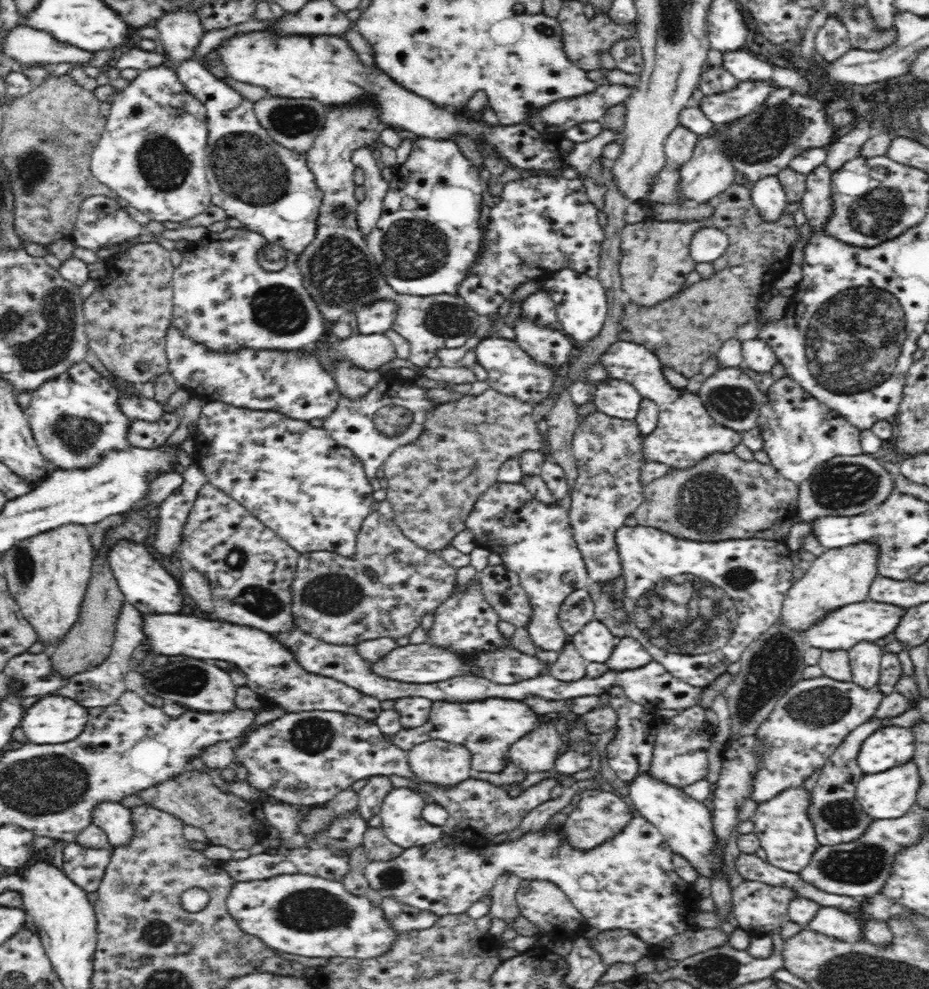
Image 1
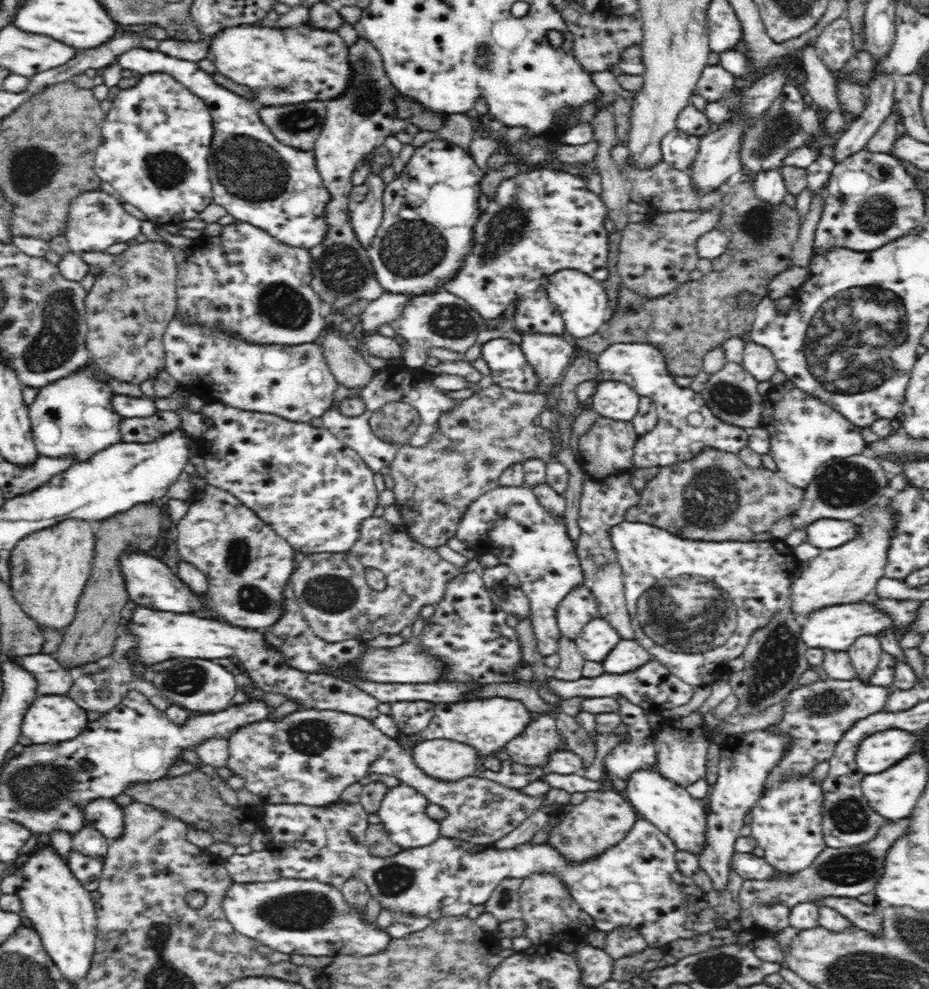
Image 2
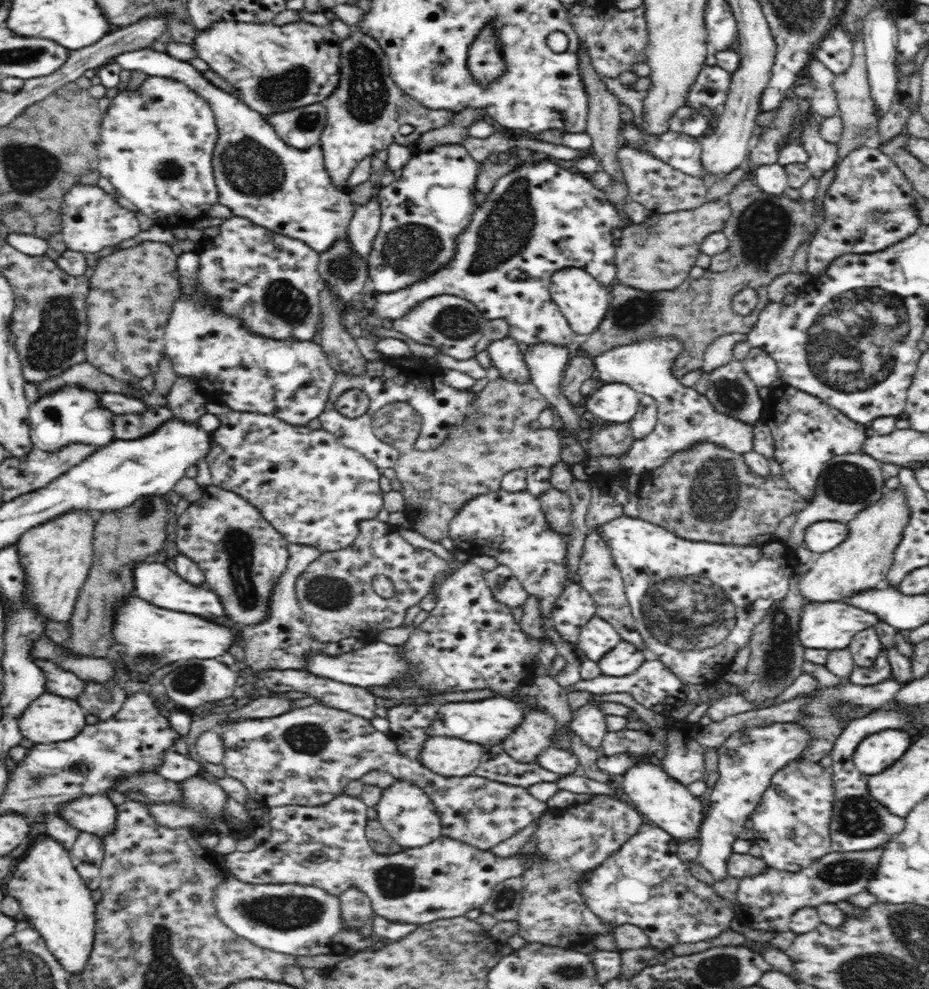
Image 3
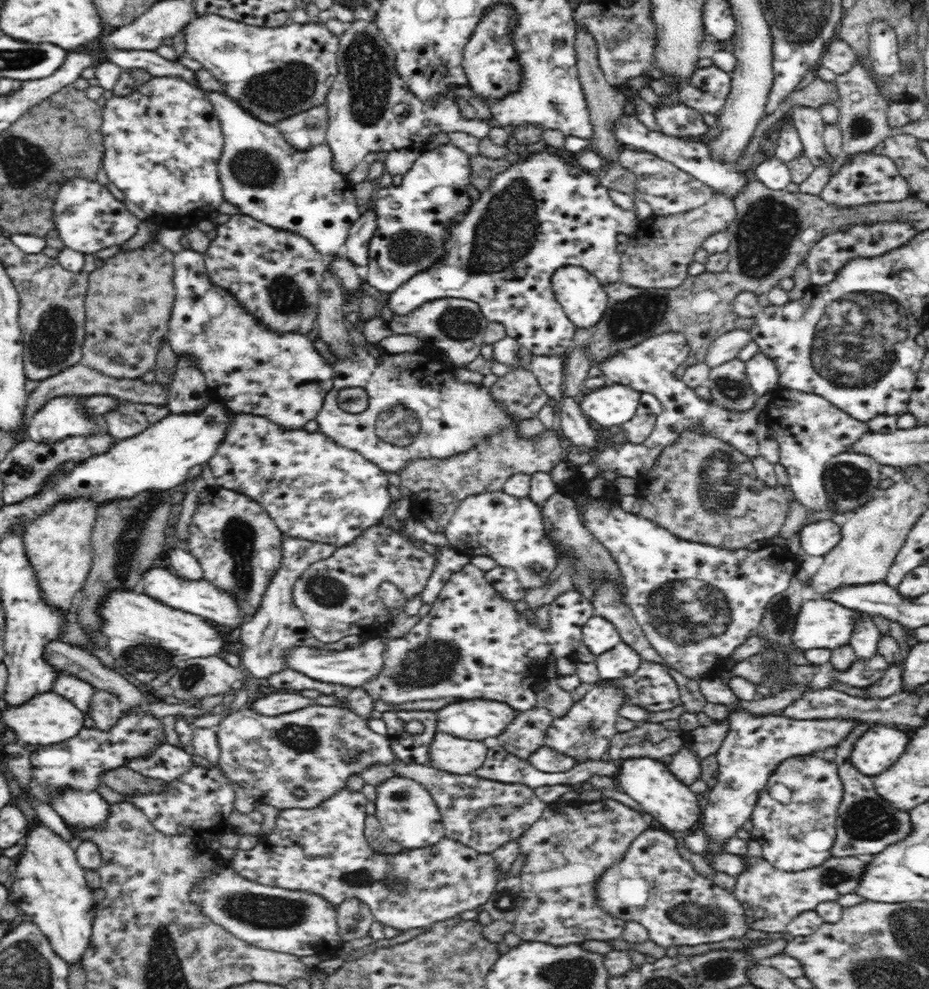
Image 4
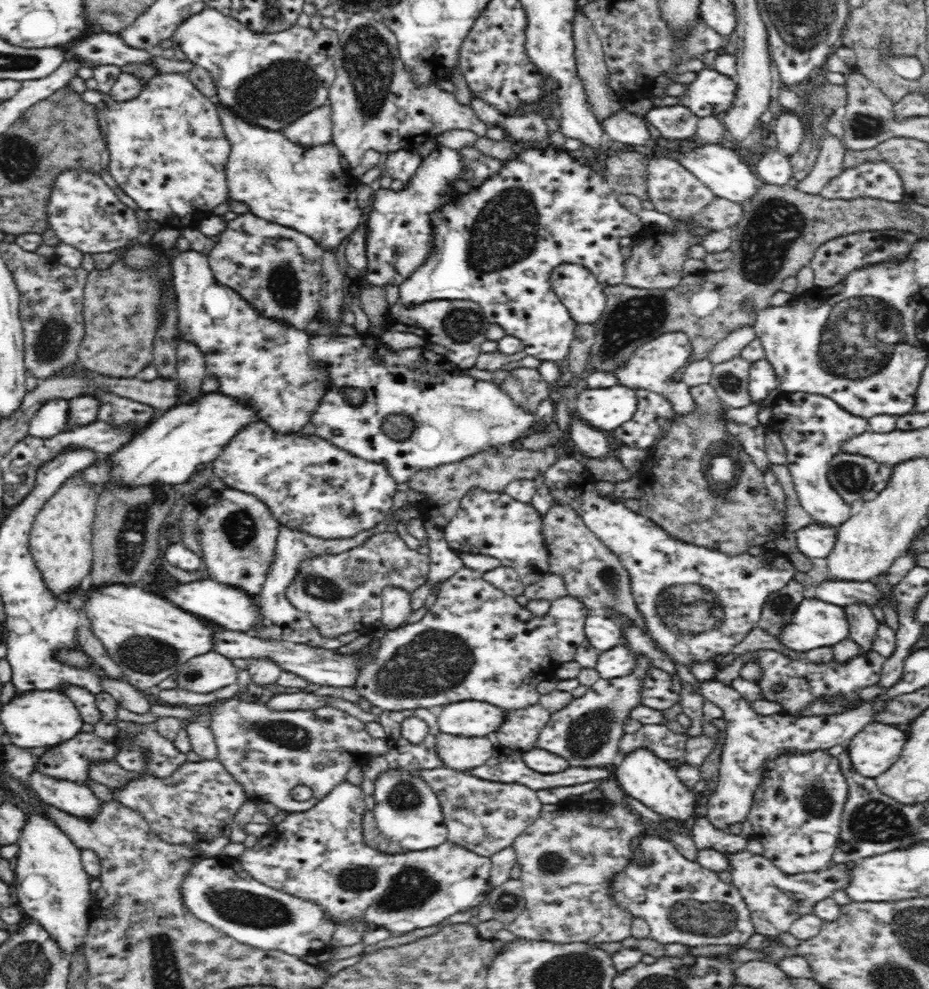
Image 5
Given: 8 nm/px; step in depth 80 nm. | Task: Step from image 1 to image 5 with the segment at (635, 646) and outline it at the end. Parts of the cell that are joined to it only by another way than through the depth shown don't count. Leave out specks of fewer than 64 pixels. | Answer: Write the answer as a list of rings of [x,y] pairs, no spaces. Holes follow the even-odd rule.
[[[621,644],[601,652],[595,666],[599,678],[606,680],[628,676],[634,668],[636,668],[636,653]]]

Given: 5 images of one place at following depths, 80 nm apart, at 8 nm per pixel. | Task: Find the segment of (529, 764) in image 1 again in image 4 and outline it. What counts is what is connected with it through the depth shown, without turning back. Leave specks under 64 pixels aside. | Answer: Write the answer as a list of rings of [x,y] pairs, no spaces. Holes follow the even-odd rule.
[[[543,707],[518,711],[510,726],[497,738],[510,754],[527,760],[532,752],[544,746],[544,738],[552,726],[552,720],[552,714]]]

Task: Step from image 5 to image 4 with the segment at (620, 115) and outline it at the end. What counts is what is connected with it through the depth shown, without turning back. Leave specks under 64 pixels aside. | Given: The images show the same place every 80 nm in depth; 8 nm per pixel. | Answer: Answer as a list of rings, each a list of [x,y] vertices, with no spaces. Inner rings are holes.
[[[624,113],[623,116],[620,116],[614,122],[614,133],[616,133],[616,140],[621,142],[622,147],[640,148],[640,150],[655,154],[710,186],[714,192],[728,196],[728,198],[734,198],[753,179],[749,172],[740,173],[736,171],[734,164],[718,162],[711,158],[706,144],[700,141],[692,141],[690,137],[666,135],[660,130],[652,131],[640,123],[635,115]]]

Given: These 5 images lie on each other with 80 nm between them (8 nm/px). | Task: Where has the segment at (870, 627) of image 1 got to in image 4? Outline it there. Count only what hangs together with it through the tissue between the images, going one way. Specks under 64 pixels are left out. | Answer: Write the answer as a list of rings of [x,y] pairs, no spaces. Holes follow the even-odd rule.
[[[830,599],[809,600],[802,604],[800,612],[796,614],[796,622],[792,628],[792,643],[802,651],[812,648],[828,648],[830,650],[849,644],[854,620],[858,611],[846,608]]]

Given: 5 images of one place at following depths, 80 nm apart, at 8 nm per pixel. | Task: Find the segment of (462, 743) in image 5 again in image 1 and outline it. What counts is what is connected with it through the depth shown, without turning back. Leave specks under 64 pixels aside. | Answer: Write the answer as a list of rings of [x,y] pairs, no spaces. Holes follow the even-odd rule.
[[[432,739],[407,751],[414,777],[434,787],[456,787],[473,776],[471,752],[460,744]]]

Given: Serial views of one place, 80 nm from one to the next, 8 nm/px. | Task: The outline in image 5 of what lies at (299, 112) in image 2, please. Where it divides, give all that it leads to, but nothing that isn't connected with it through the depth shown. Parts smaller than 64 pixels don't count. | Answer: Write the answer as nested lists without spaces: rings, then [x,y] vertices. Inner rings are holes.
[[[328,104],[320,106],[301,116],[292,124],[284,127],[282,133],[288,140],[301,144],[302,146],[318,146],[332,142],[332,111]]]

